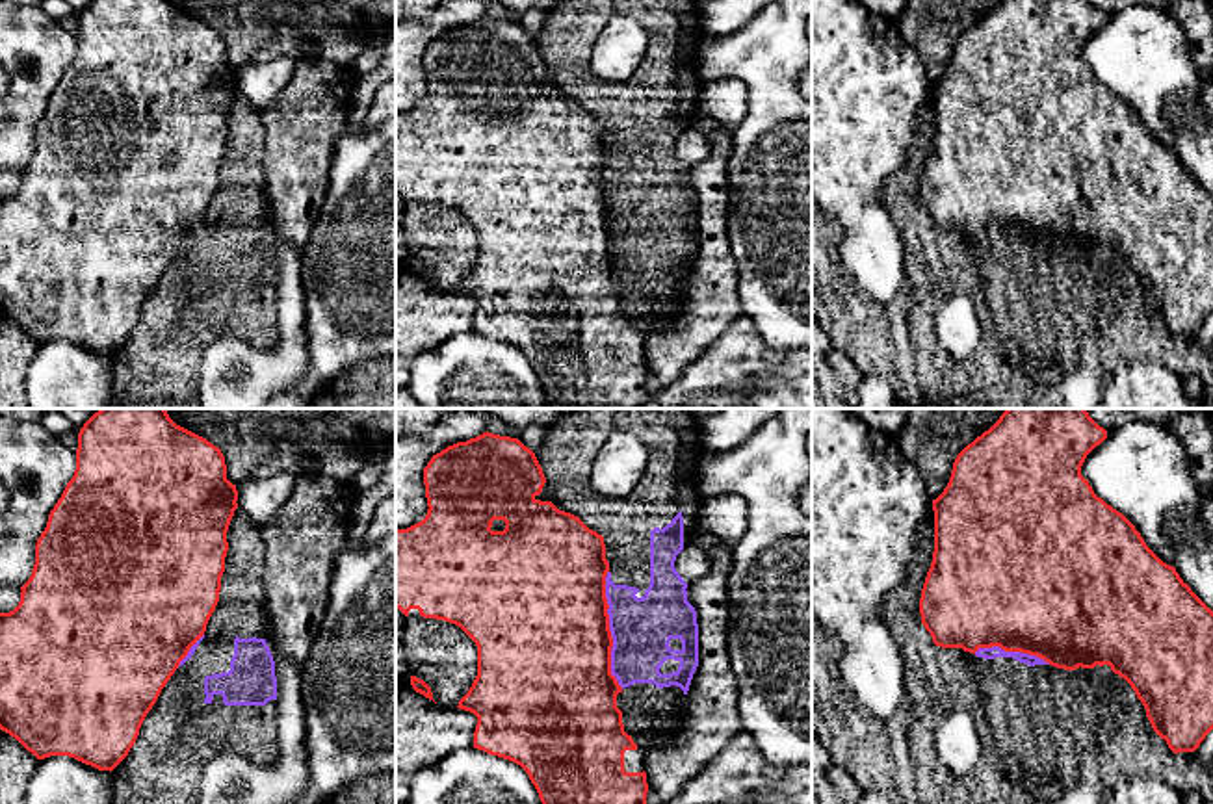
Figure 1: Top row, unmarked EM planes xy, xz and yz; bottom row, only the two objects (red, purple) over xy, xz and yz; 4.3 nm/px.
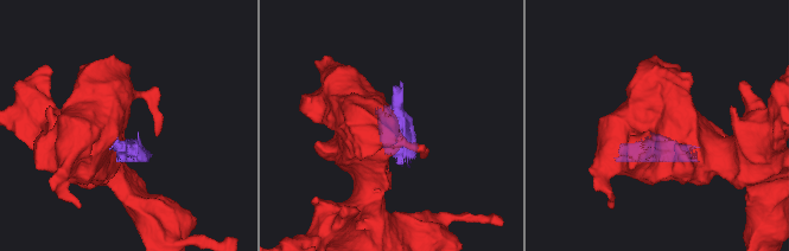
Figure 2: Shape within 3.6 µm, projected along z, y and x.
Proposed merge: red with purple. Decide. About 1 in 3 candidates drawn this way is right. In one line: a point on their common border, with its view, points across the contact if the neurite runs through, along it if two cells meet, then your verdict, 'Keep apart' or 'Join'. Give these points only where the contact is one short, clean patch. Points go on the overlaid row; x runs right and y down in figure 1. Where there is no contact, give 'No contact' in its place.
Touches red at xz (610, 630). Join

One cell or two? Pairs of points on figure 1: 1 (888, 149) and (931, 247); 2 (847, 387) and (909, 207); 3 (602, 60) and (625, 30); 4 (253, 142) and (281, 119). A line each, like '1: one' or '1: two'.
1: two
2: two
3: one
4: two

